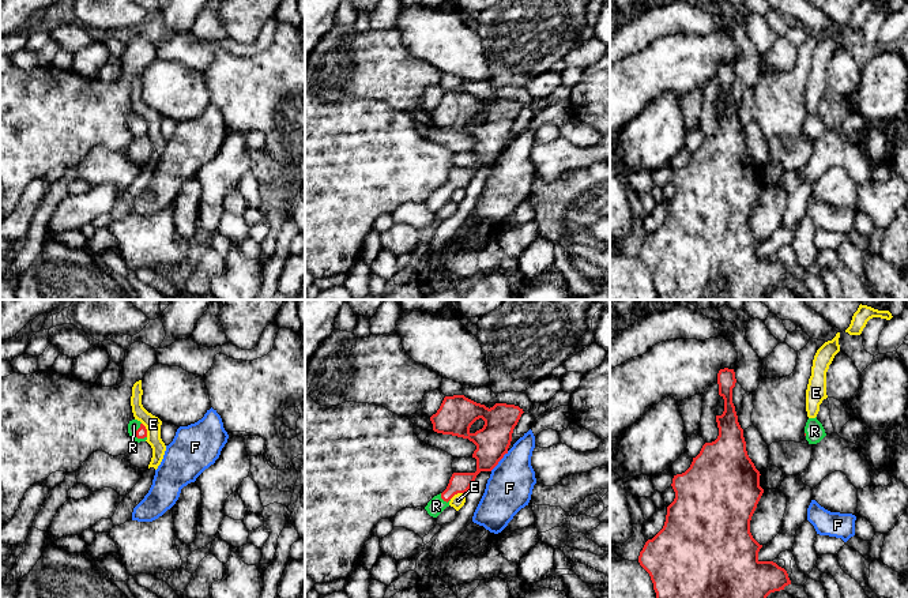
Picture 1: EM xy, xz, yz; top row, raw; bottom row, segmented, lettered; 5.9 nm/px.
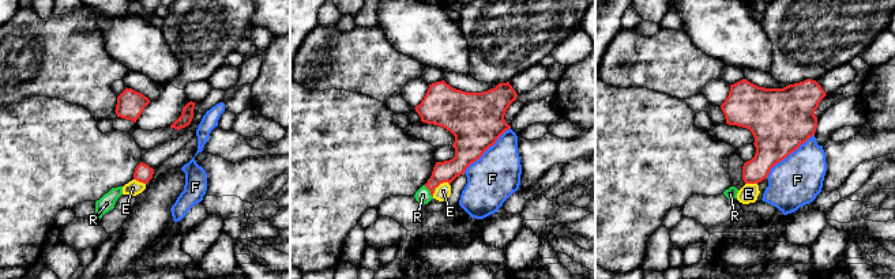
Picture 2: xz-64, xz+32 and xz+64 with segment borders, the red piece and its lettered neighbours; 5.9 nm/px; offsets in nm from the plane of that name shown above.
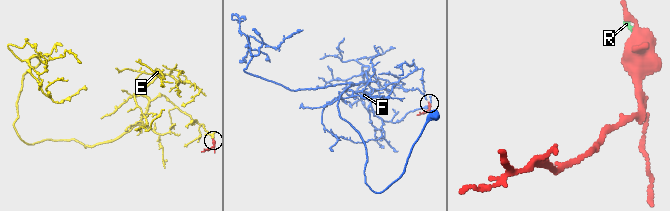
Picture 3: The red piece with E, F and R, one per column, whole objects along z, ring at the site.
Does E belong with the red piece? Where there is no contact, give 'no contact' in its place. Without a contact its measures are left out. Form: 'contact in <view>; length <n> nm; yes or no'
contact in xz; length 100 nm; no

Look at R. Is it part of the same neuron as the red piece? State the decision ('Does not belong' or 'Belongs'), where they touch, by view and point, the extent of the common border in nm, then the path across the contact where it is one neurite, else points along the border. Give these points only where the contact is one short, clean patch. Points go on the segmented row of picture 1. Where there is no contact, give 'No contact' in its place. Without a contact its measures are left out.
Belongs. Touches red at xy (136, 431). Shared border 110 nm. Path across: xy (142, 432), (136, 431), (134, 425)

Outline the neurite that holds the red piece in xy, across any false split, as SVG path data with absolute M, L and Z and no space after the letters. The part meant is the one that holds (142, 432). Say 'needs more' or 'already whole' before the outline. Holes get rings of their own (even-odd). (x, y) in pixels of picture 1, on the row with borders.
needs more; M132 420L128 424L128 433L135 443L146 441L147 440L147 429L146 426L137 421Z

